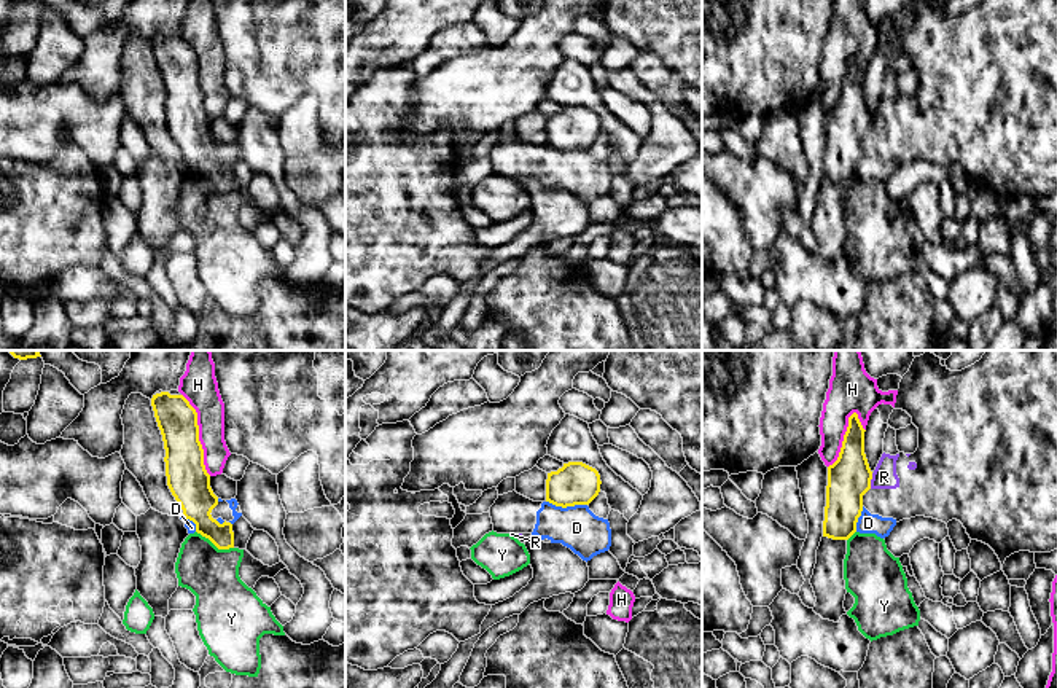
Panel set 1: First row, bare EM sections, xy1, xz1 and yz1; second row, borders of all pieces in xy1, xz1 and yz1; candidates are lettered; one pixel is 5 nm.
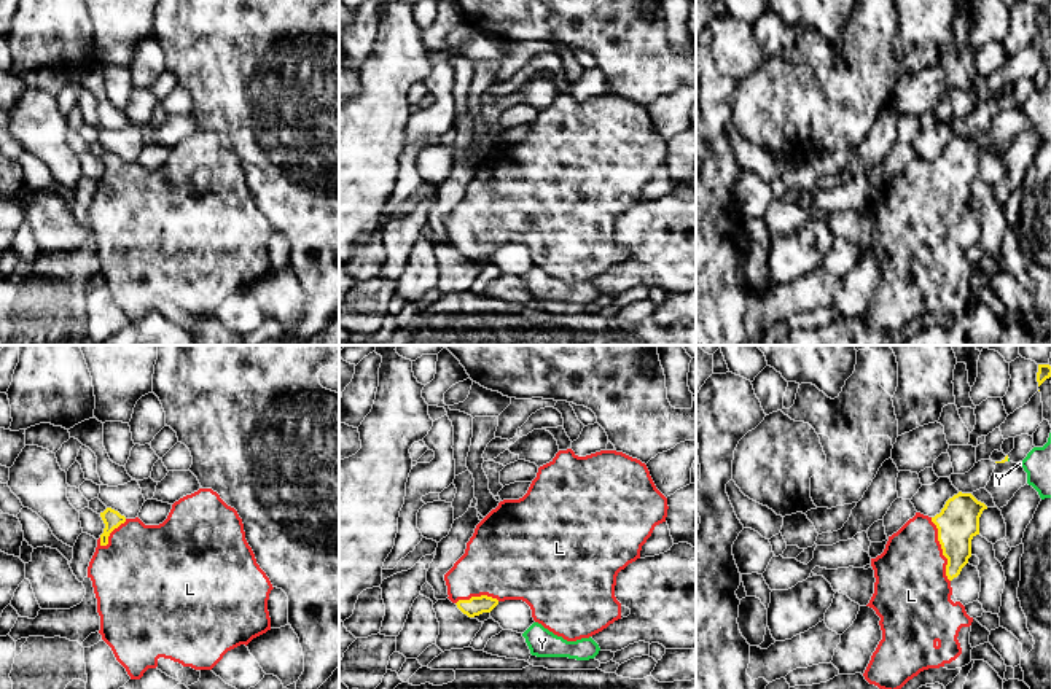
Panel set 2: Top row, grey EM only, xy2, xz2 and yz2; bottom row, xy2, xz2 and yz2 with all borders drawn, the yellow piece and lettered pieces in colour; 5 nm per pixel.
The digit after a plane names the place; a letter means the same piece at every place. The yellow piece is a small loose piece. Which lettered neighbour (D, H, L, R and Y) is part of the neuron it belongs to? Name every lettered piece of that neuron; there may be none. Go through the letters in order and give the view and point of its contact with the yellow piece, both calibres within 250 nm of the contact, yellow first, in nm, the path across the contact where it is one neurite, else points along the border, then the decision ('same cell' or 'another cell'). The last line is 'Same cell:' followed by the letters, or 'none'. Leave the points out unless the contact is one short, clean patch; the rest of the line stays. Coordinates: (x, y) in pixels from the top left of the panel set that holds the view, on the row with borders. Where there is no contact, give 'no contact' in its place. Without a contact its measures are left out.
D: meets yellow in xz1 at (567, 505); 220 nm thick on the yellow side, 220 nm on the other; border along xz1 (546, 500), (562, 507), (586, 505); another cell
H: meets yellow in xy1 at (198, 435); 200 nm thick on the yellow side, 180 nm on the other; another cell
L: meets yellow in yz2 at (941, 548); 200 nm thick on the yellow side, 360 nm on the other; runs through yz2 (957, 522), (941, 548), (911, 586); same cell
R: meets yellow in yz1 at (869, 481); 220 nm thick on the yellow side, 120 nm on the other; border along yz1 (873, 473), (869, 488); another cell
Y: meets yellow in xy1 at (215, 545); 170 nm thick on the yellow side, 280 nm on the other; another cell
Same cell: L

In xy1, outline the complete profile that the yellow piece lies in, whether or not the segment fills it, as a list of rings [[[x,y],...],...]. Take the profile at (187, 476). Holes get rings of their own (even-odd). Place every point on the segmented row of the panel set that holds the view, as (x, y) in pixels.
[[[169,392],[153,395],[151,406],[164,441],[167,486],[183,516],[218,549],[234,548],[232,524],[220,524],[210,514],[218,497],[210,487],[210,475],[204,465],[196,409],[183,395]]]

